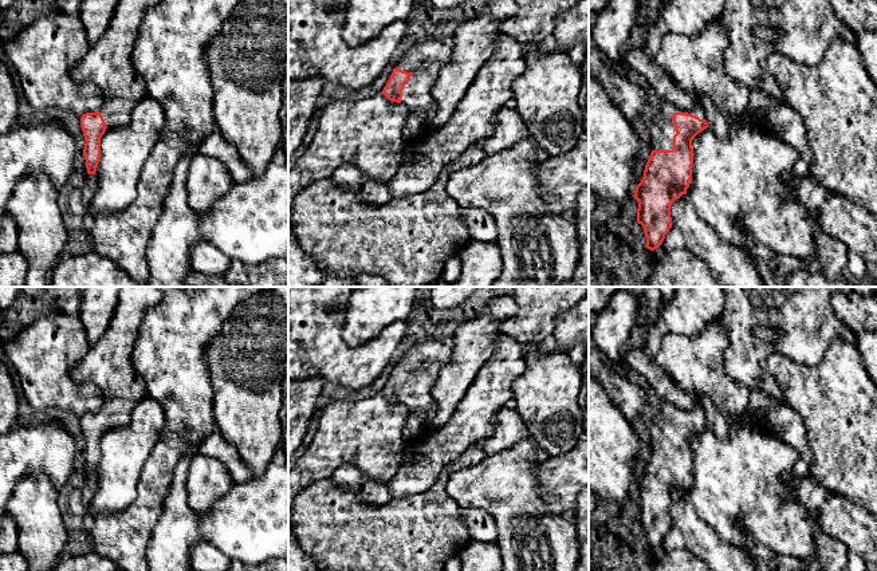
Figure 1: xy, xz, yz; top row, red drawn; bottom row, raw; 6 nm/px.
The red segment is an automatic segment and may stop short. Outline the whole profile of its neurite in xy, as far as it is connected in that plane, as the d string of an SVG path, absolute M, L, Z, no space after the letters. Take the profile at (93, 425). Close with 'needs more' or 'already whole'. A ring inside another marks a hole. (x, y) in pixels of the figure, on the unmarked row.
M121 287L107 330L90 342L87 353L72 369L75 382L95 385L103 397L99 411L80 417L89 474L97 472L105 432L127 425L137 402L146 395L142 378L133 370L131 354L148 308L161 298L157 287Z | needs more

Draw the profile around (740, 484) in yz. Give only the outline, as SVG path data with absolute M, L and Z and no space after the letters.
M735 426L725 438L719 438L709 428L692 440L692 485L688 497L696 515L707 523L720 539L738 546L762 544L779 555L809 559L817 554L815 533L822 532L818 509L810 511L791 500L788 493L795 477L791 470L798 460L797 450L778 436L764 434L746 426Z

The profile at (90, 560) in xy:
M95 551L86 554L64 555L52 571L123 571L110 559Z

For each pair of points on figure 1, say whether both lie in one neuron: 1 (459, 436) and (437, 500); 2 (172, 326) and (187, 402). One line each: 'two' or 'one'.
1: two
2: one

